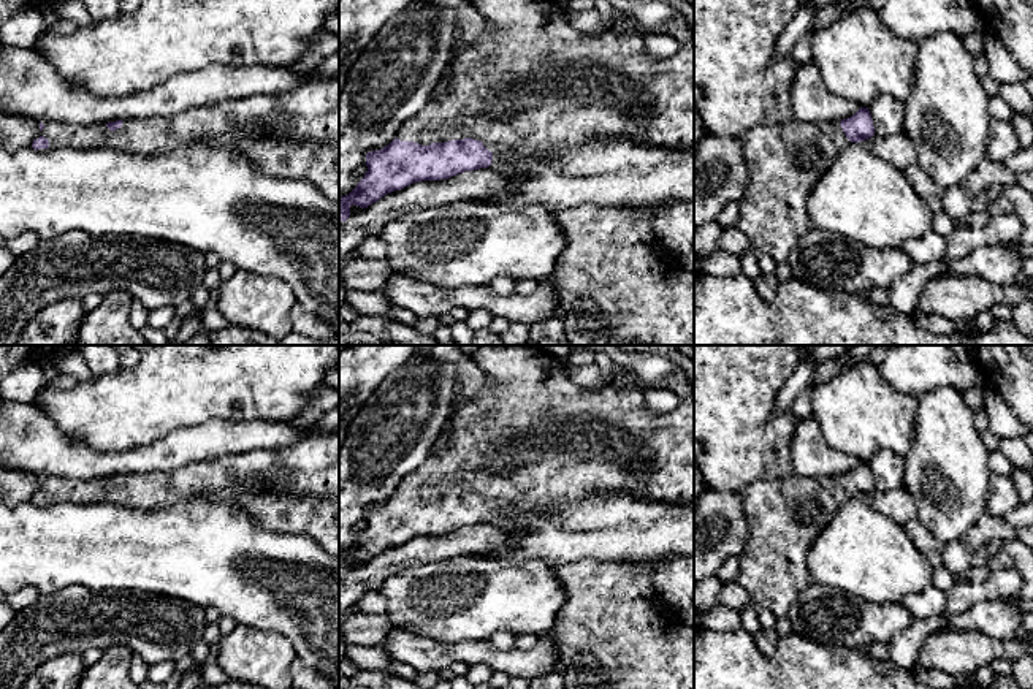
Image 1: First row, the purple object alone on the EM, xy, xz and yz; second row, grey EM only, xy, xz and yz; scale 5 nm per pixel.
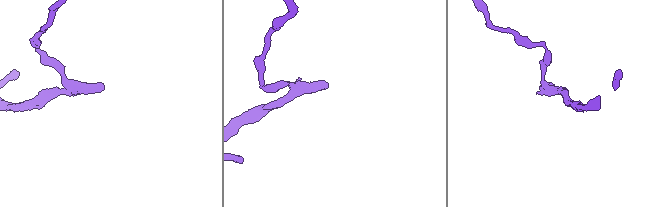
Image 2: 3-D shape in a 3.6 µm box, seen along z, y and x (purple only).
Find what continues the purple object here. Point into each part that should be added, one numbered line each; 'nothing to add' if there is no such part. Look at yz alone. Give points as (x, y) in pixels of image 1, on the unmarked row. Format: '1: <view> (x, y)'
1: yz (785, 515)

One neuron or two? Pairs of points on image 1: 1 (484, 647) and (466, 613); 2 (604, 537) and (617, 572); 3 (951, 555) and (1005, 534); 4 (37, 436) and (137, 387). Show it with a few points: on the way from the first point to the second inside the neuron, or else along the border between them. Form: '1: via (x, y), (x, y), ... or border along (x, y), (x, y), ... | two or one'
1: border along (487, 639), (444, 643) | two
2: border along (620, 559), (574, 561) | two
3: via (964, 548), (979, 532), (992, 532) | one
4: border along (34, 403), (62, 433), (87, 447) | two

